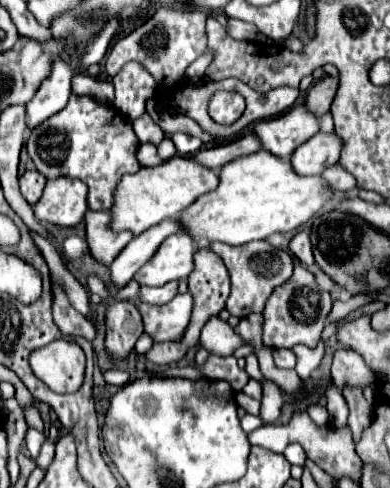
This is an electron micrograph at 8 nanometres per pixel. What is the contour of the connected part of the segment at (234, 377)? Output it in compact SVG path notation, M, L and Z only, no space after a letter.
M213 354L213 356L209 356L207 364L203 366L203 372L211 380L229 382L233 390L241 390L249 380L247 372L237 366L237 358L235 356L215 356Z

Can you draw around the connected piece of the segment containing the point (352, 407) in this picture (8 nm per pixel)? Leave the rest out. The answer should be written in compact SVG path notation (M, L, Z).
M351 388L343 390L343 396L349 404L349 428L353 432L353 438L359 440L361 432L371 426L371 418L373 418L373 410L371 404L363 398L363 394L351 394Z

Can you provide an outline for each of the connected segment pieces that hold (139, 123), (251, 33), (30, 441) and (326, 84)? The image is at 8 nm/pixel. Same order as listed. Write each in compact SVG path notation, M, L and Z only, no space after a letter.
M148 113L132 122L132 127L140 143L159 144L164 138L164 132L154 123Z
M235 18L229 20L227 32L229 32L233 38L237 38L237 40L249 40L249 42L255 42L255 40L257 40L257 34L259 34L259 32L253 28L253 24L241 22L241 20L235 20Z
M29 428L25 438L27 438L27 450L31 452L31 458L37 458L37 454L41 450L41 444L45 442L45 436L41 432L37 432L35 428Z
M323 76L321 80L313 82L313 86L309 88L307 92L307 98L305 98L305 106L311 114L315 116L323 116L329 112L331 108L331 102L335 98L335 92L337 92L337 78L331 78L331 76Z

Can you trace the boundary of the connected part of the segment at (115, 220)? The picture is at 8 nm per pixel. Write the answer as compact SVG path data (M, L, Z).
M173 156L165 164L145 168L141 166L135 174L121 176L115 192L113 192L113 206L111 206L111 228L113 232L129 230L133 236L139 236L153 224L159 224L165 218L177 218L177 214L193 204L199 196L211 192L219 184L217 172L195 164L189 158Z

